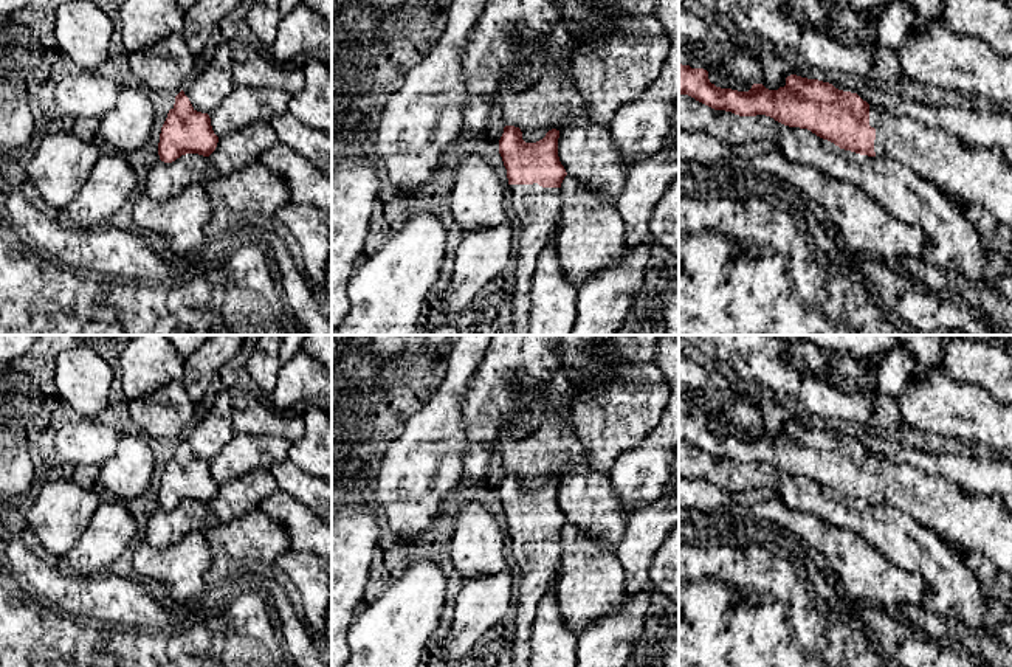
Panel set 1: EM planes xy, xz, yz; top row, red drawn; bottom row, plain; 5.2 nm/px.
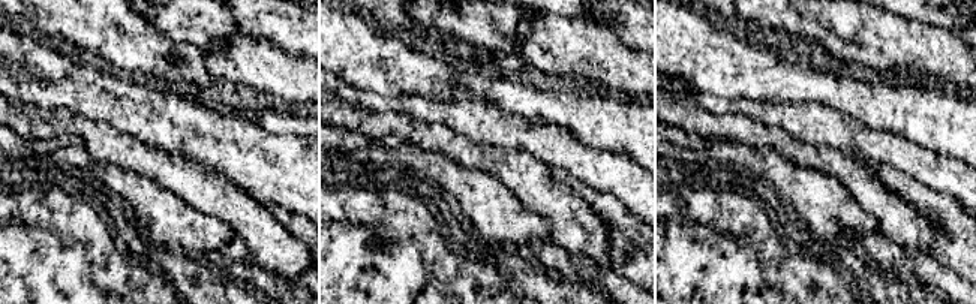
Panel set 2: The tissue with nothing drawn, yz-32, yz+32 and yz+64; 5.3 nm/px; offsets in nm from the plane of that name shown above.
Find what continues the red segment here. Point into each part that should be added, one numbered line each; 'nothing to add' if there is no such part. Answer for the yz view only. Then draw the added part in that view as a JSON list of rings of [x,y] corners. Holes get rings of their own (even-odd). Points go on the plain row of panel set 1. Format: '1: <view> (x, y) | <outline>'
1: yz (977, 525) | [[[869,454],[869,473],[876,476],[876,504],[893,507],[931,530],[939,540],[956,544],[966,554],[979,554],[1012,575],[1012,513],[997,496],[966,495],[944,478],[930,476],[908,465]]]

